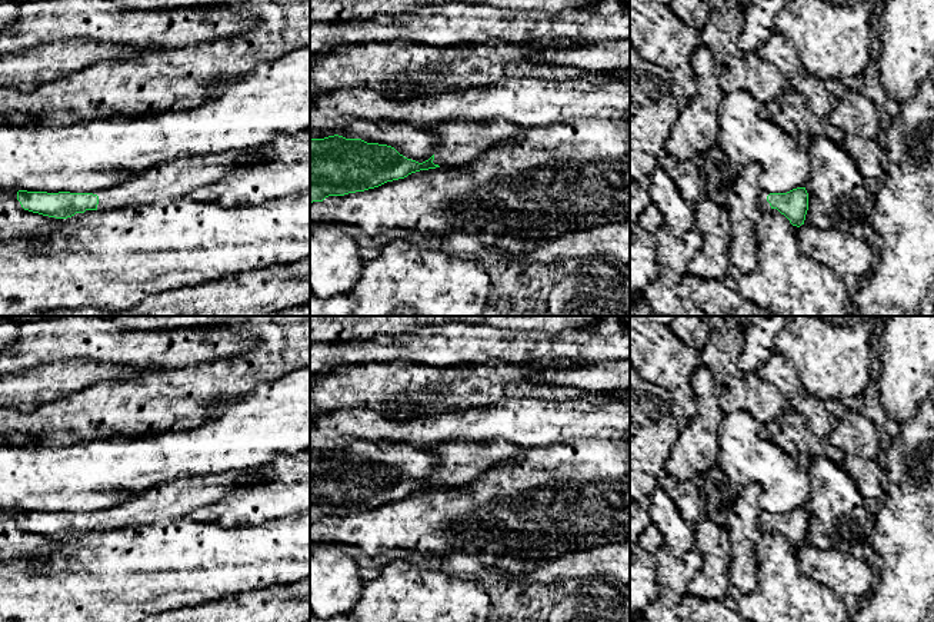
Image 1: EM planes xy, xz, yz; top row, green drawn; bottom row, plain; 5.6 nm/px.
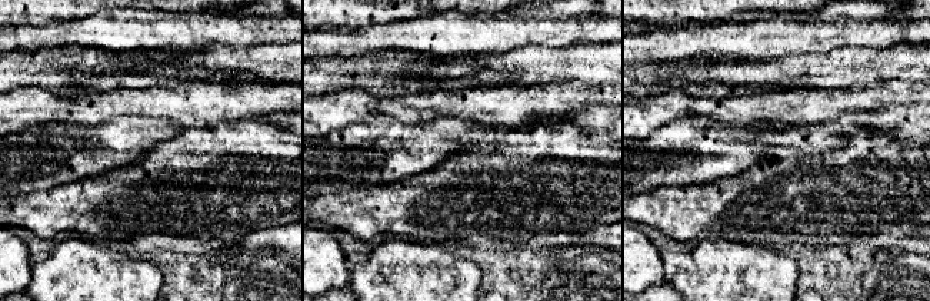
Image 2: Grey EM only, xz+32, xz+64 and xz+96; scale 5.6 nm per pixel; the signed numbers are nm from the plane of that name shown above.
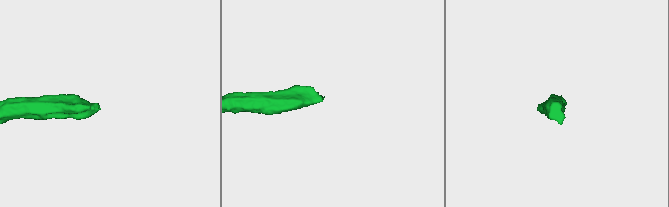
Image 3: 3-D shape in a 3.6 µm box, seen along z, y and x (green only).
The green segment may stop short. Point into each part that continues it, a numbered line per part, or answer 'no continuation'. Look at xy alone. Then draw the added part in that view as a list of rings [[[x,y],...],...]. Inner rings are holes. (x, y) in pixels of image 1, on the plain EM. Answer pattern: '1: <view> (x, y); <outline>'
1: xy (180, 498); [[[231,470],[154,486],[119,506],[93,512],[93,515],[99,516],[97,530],[111,530],[159,519],[189,516],[203,506],[221,500],[227,495],[253,488],[251,483],[246,486],[238,483],[240,479],[250,478],[253,473],[254,470]]]

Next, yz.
1: yz (764, 525); [[[761,510],[761,512],[760,512],[758,522],[760,522],[761,530],[770,530],[770,529],[771,529],[770,523],[767,522],[767,516],[768,516],[768,515],[770,515],[770,513],[765,512],[765,510]]]

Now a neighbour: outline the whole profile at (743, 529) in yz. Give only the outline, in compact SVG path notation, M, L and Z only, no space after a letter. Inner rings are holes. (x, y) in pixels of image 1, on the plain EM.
M757 483L741 488L728 509L727 533L731 543L730 583L735 593L750 593L757 588L757 543L761 489Z

